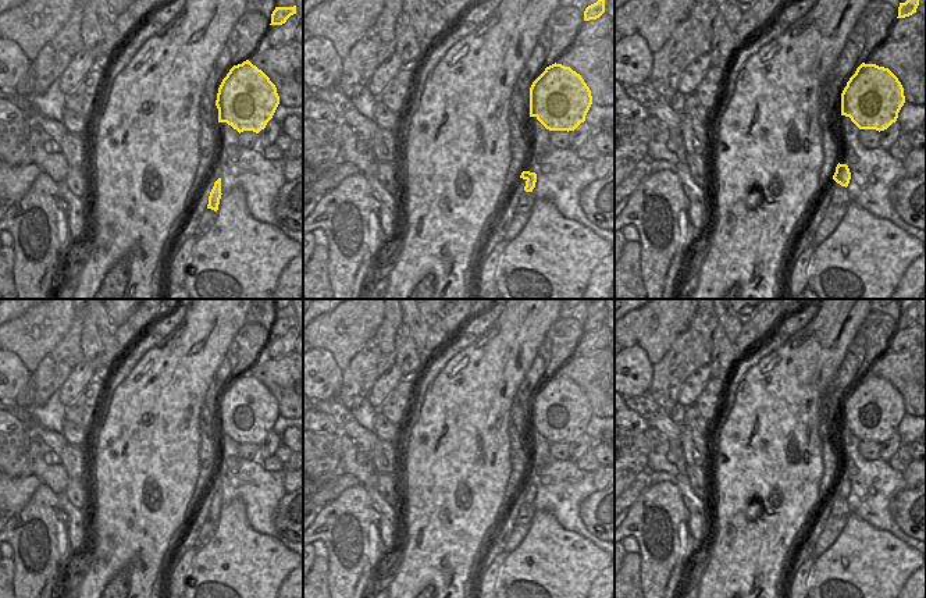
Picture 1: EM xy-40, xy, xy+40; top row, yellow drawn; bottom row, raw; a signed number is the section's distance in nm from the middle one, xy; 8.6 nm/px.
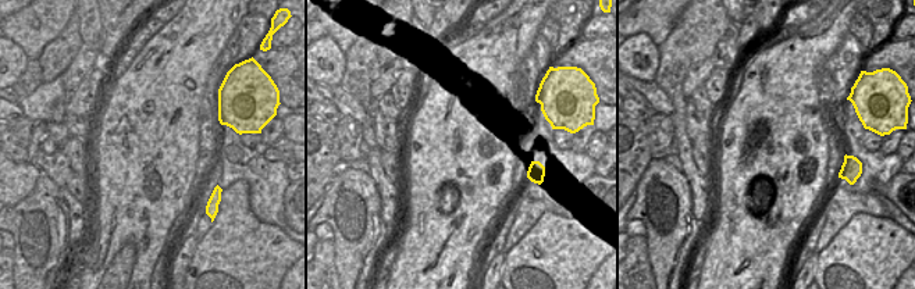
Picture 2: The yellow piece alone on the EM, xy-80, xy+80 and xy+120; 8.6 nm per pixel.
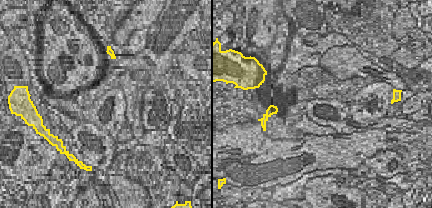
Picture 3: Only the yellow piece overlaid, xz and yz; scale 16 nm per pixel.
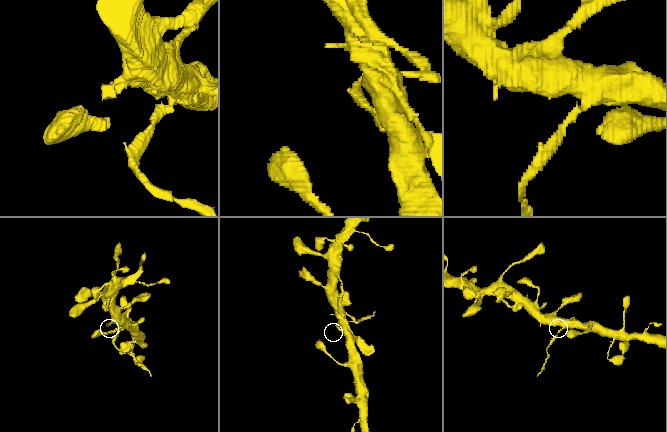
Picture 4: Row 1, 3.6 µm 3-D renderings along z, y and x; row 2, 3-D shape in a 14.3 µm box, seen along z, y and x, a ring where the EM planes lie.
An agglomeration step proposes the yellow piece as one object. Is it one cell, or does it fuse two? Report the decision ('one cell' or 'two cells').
two cells

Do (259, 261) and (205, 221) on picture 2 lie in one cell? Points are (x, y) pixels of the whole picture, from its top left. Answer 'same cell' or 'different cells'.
different cells

